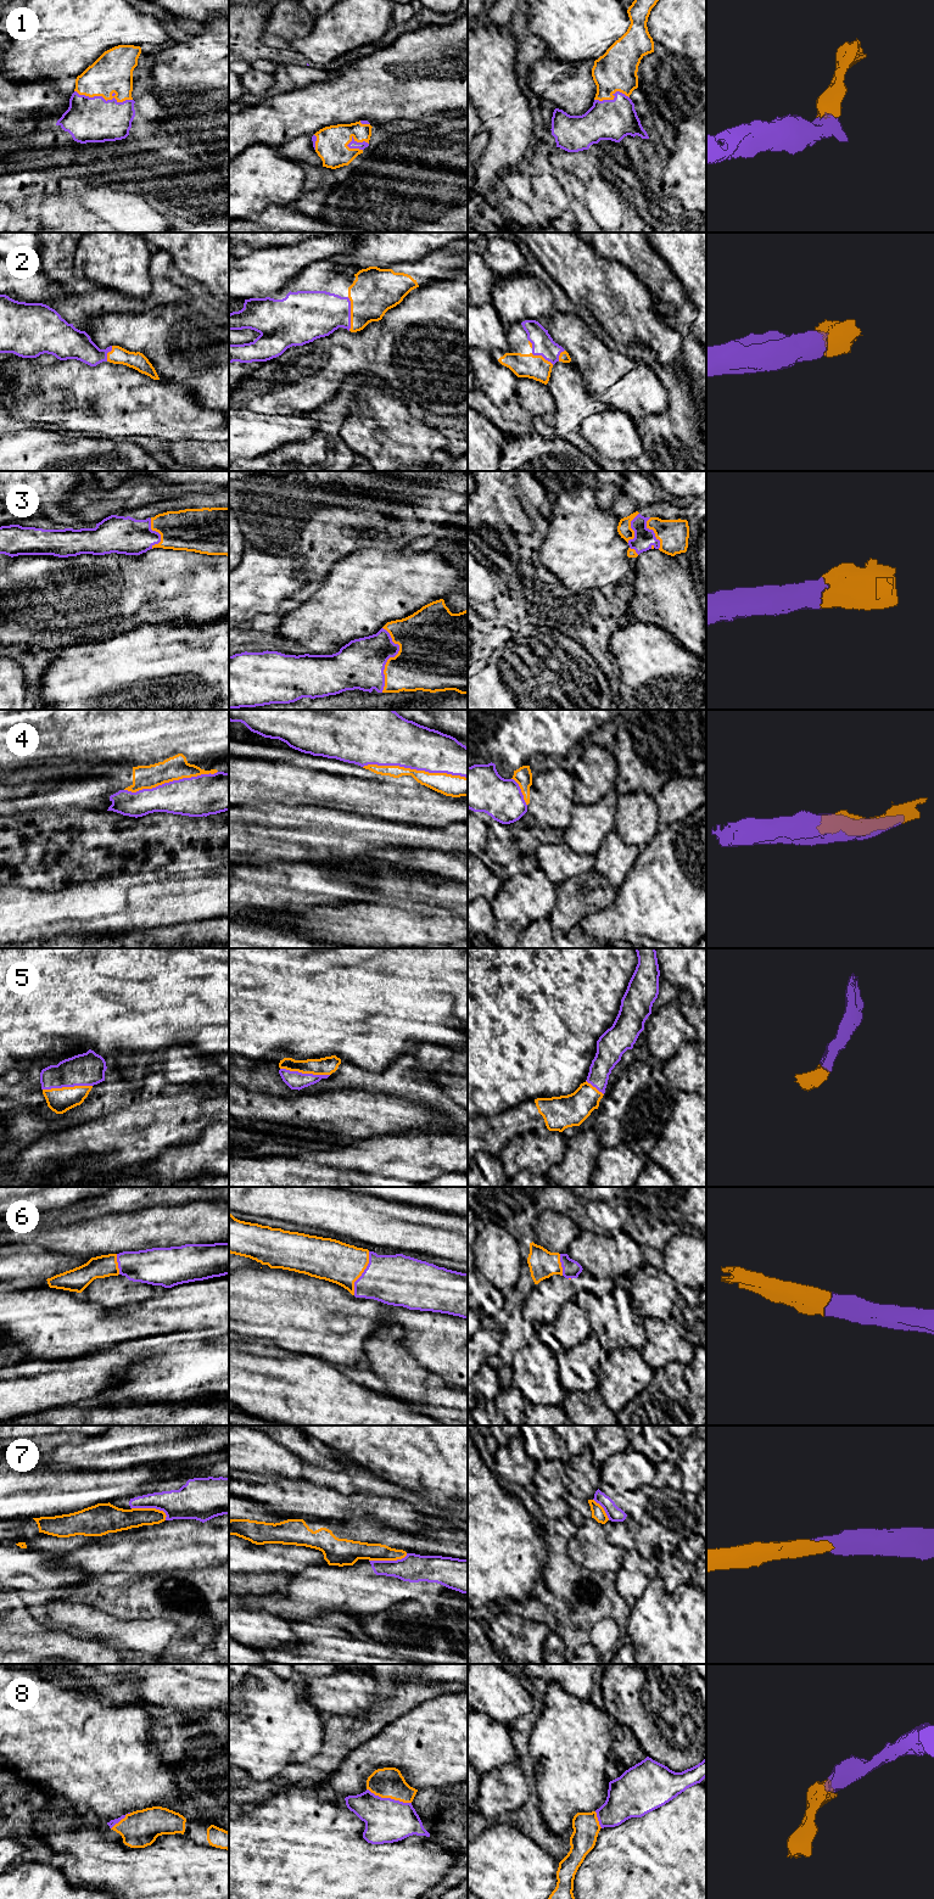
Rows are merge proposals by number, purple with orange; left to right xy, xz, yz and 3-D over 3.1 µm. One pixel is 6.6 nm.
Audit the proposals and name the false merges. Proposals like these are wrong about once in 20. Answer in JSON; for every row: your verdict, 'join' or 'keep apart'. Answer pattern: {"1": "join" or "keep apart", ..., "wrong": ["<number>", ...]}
{"1": "join", "2": "join", "3": "join", "4": "join", "5": "join", "6": "join", "7": "keep apart", "8": "join", "wrong": ["7"]}

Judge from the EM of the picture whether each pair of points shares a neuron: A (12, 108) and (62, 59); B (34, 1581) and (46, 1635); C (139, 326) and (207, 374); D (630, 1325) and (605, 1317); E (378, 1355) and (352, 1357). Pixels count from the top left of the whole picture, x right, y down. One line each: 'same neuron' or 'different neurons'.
A: different neurons
B: different neurons
C: same neuron
D: same neuron
E: different neurons

